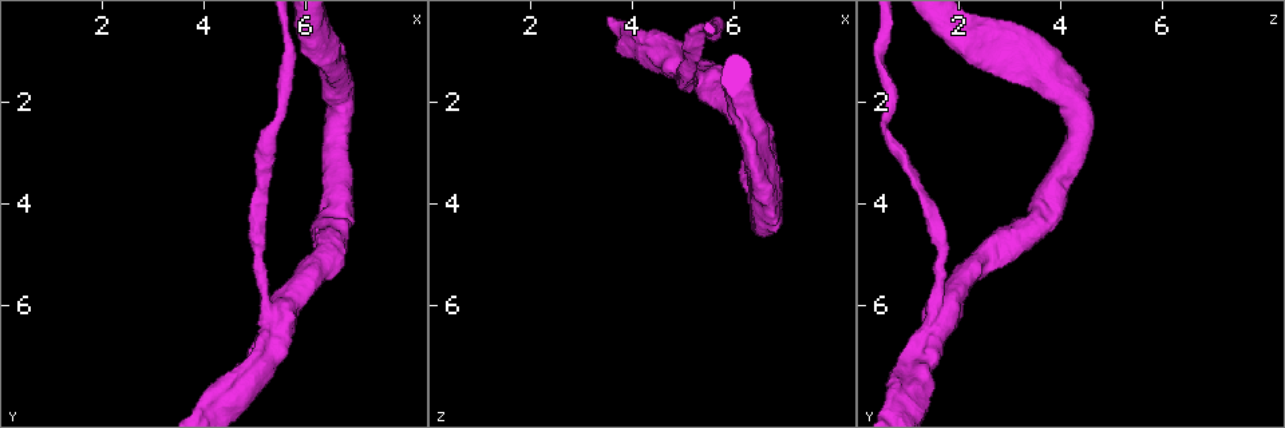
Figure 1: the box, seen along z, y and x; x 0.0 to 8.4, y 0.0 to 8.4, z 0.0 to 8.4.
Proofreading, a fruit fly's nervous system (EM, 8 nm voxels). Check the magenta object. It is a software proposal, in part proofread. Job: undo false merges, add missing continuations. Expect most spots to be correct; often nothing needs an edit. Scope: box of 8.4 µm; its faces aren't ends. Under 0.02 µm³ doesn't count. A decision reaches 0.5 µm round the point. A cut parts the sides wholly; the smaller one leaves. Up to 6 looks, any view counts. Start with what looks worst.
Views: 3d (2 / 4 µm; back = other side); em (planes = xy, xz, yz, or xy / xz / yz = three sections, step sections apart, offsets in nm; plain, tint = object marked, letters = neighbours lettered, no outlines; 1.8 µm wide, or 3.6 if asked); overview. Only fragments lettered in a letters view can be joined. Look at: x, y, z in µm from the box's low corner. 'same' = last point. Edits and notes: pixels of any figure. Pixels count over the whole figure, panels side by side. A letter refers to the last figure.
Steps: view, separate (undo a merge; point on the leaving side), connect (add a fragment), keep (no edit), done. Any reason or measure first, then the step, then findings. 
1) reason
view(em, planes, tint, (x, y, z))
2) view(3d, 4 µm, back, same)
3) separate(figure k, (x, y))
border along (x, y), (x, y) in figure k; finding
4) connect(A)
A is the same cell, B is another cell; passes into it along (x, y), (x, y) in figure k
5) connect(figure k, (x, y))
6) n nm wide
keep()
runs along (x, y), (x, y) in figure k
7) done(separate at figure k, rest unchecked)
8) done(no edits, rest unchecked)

calibre changes
view(em, 3.6 µm, planes, letters, (5.35, 6.00, 1.65))

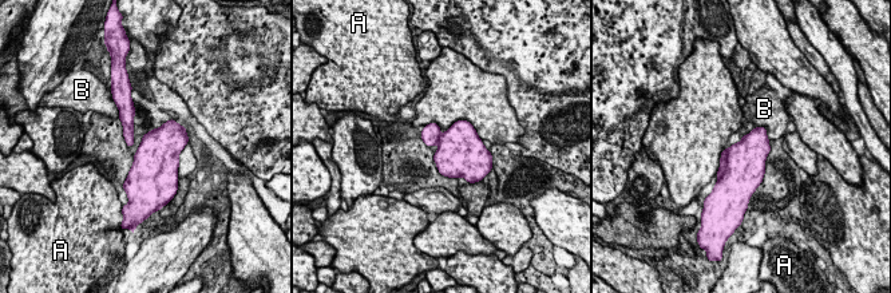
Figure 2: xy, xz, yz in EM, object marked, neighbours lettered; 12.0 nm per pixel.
420 nm wide
keep()
A and B are other cells; border along (755, 126), (763, 126), (769, 139) in figure 2; continuous, no second neuron

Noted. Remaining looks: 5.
stops while still wide
view(em, xy, step 4, tint, (3.90, 7.90, 0.55))

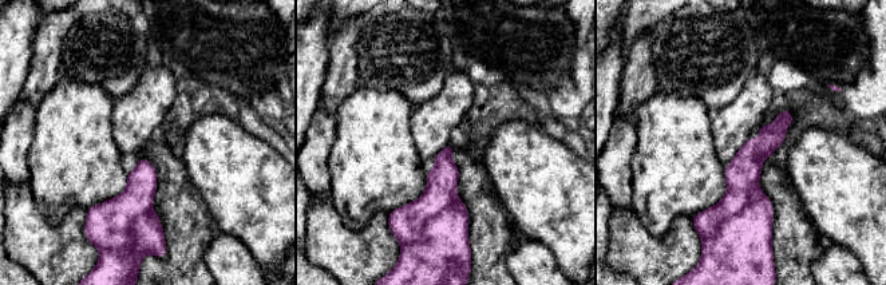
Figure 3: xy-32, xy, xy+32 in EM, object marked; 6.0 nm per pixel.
view(em, planes, letters, same)

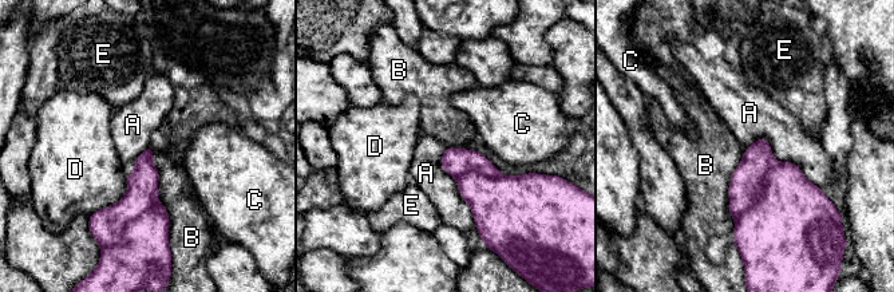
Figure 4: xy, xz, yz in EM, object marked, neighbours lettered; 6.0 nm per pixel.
keep()
A, B, C, D and E are other cells; border along (744, 149), (766, 138), (819, 188) in figure 4; none of them fits

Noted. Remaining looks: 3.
thick end
view(em, 3.6 µm, planes, letters, (6.35, 0.70, 3.60))

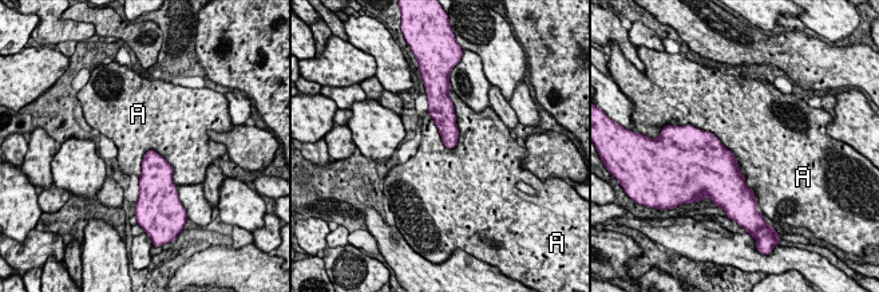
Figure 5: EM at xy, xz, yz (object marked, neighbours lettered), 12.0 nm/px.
keep()
A is another cell; border along (427, 111), (442, 142), (452, 149) in figure 5; no lettered fragment goes on from it

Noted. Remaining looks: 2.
done(no edits, rest unchecked)

